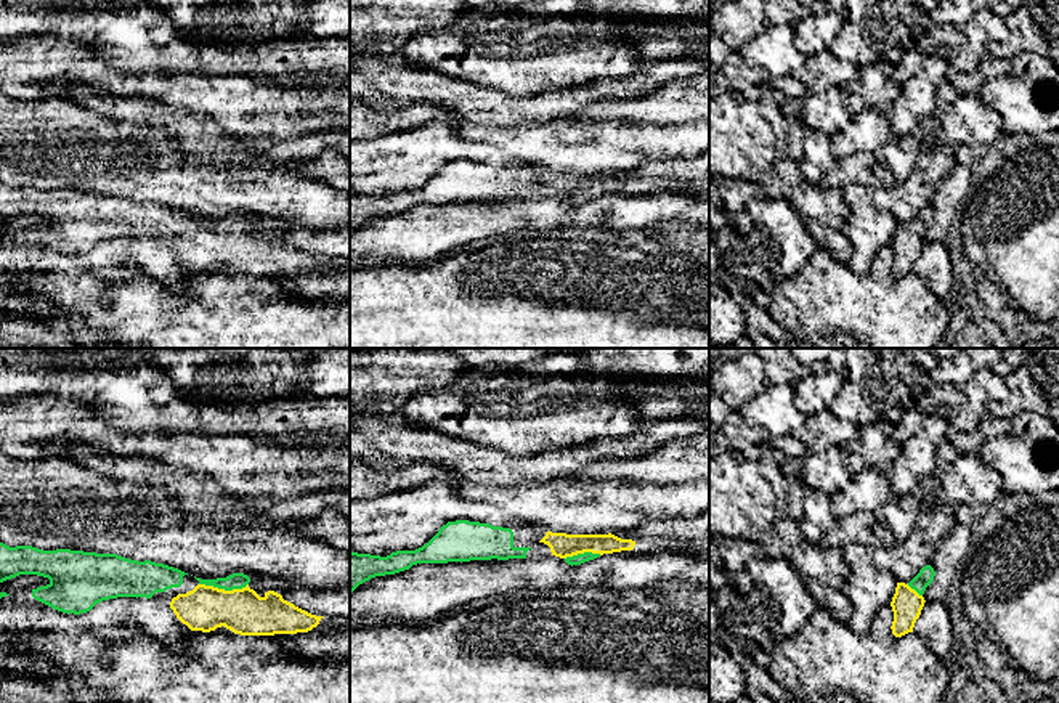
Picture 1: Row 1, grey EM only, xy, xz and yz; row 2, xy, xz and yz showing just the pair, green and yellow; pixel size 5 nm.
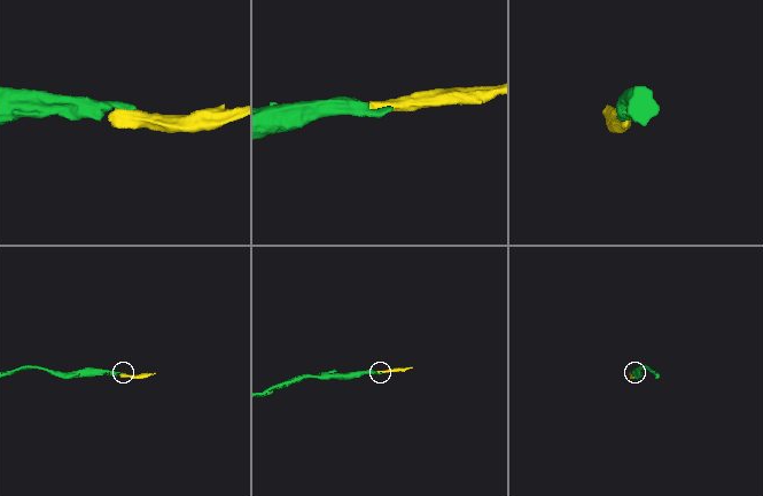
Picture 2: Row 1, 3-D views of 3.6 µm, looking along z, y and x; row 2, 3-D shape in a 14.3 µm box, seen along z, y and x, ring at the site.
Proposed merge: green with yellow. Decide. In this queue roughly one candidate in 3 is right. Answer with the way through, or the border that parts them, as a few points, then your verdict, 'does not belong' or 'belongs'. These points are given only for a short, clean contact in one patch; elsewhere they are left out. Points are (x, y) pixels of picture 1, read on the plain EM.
way xy (236, 220), (223, 228), (204, 249); belongs

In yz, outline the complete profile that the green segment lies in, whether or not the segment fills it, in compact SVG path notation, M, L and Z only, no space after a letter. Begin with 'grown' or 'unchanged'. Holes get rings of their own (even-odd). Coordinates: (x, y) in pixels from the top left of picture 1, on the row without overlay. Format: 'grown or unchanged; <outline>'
grown; M926 205L919 213L908 223L897 223L895 234L891 247L894 252L892 274L902 278L913 273L915 263L924 247L924 231L934 221L935 212L931 205Z

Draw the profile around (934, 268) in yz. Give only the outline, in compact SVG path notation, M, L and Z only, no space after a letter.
M924 242L913 273L924 282L926 289L934 297L943 302L955 281L950 252L945 242Z

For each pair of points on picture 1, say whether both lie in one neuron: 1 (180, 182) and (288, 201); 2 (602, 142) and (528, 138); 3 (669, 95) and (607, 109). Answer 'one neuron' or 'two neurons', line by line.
1: one neuron
2: one neuron
3: one neuron

